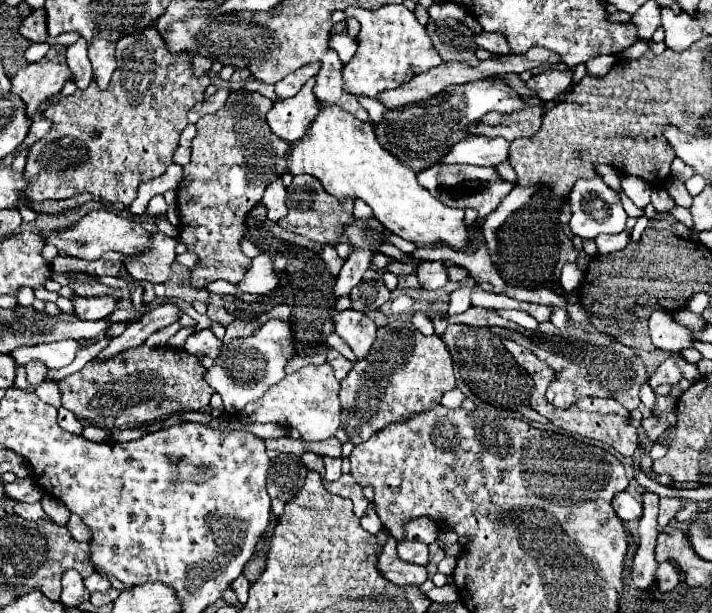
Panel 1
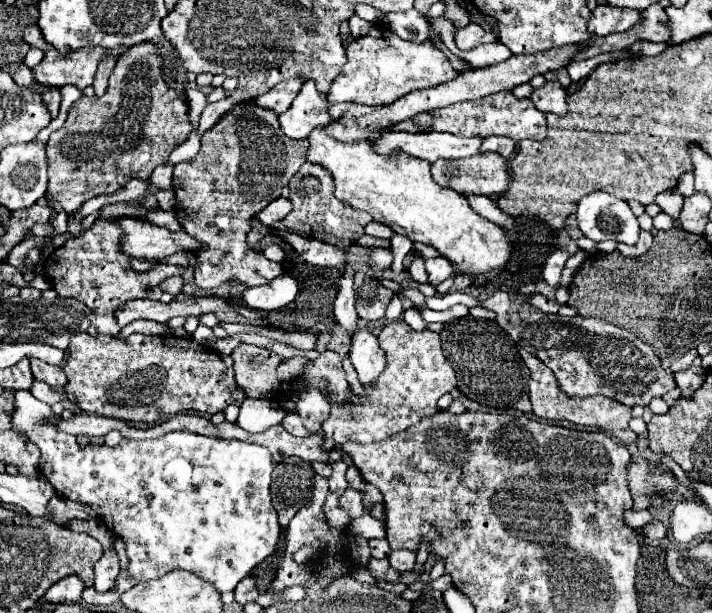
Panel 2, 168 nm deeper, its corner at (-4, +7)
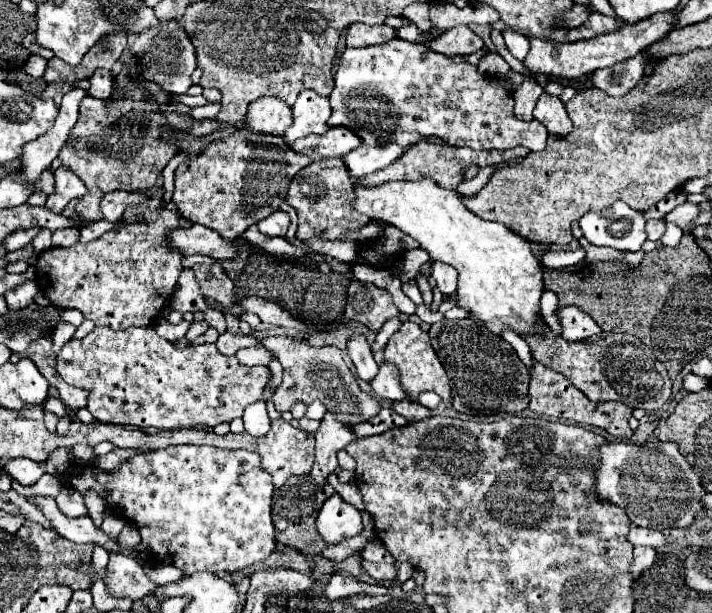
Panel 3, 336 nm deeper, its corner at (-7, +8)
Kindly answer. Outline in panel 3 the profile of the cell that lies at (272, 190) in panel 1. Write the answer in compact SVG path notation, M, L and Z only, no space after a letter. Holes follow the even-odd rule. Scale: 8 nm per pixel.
M275 210L271 216L263 218L257 226L259 226L259 232L265 236L285 236L289 228L289 214Z

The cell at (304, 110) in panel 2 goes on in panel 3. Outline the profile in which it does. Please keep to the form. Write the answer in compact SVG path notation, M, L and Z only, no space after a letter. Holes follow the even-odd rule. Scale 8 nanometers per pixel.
M303 90L293 106L293 124L285 132L285 142L293 142L309 134L327 132L329 116L329 98L323 98L313 90Z

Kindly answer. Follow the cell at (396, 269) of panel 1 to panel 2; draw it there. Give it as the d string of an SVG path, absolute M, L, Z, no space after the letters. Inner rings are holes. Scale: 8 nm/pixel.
M416 255L409 268L409 273L416 282L420 284L428 283L428 274L426 273L424 259L421 255Z

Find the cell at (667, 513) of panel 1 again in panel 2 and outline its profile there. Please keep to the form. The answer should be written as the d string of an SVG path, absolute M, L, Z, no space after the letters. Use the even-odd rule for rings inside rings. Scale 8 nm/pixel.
M654 519L652 523L648 523L642 531L644 531L644 535L648 535L650 539L662 539L662 537L666 537L666 533L668 533L666 525L664 525L662 521L658 521L658 519Z

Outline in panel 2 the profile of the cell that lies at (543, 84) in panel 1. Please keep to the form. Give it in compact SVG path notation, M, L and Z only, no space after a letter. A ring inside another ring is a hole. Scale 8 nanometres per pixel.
M546 81L542 87L534 89L530 99L534 101L534 105L542 111L542 113L558 113L564 115L568 111L566 105L566 91L558 81Z

